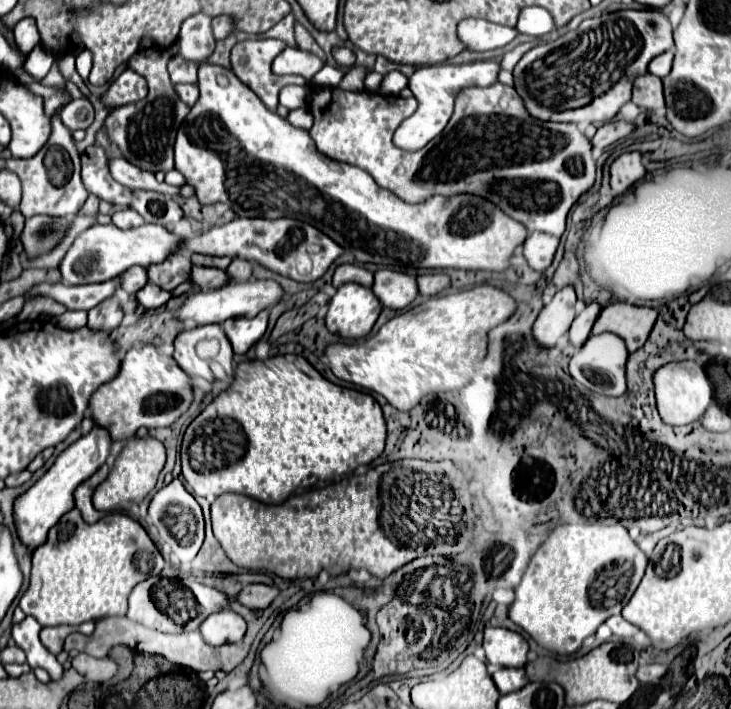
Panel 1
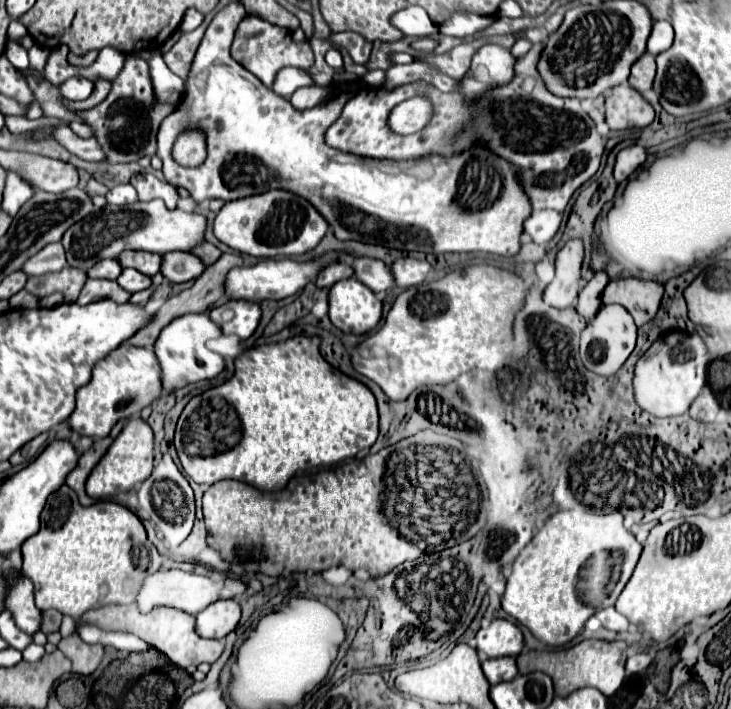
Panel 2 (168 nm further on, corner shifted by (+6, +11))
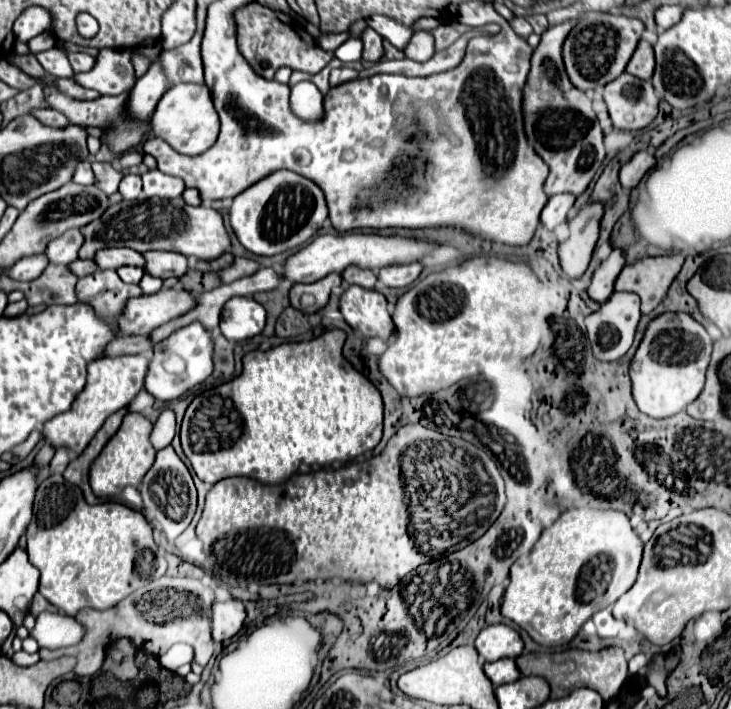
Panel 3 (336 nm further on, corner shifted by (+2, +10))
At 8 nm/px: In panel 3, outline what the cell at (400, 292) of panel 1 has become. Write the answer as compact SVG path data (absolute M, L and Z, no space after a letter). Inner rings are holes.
M351 265L349 269L343 271L343 281L347 285L359 285L365 289L375 289L377 283L377 273L371 269L361 269L357 265Z

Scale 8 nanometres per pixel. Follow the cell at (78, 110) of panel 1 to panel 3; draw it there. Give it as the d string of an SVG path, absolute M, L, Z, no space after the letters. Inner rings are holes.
M101 49L95 67L87 73L73 75L73 81L85 89L99 91L101 95L119 95L129 91L135 85L129 57L131 51Z

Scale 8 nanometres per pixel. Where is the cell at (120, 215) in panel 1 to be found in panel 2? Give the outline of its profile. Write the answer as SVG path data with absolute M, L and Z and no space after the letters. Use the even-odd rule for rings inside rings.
M117 184L107 192L107 202L109 204L125 206L125 204L133 204L135 200L137 200L137 192L131 184Z

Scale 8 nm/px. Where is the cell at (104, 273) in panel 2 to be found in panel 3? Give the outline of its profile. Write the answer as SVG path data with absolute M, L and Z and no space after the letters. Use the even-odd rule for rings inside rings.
M77 259L69 265L69 269L73 269L73 273L77 273L77 277L85 277L85 275L91 275L95 273L99 267L95 261L83 261L83 259Z

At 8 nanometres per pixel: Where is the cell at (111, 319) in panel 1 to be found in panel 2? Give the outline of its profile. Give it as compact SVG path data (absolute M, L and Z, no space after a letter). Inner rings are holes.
M87 280L85 288L79 294L77 304L89 304L95 300L111 298L115 302L127 302L131 298L131 292L125 292L115 280Z

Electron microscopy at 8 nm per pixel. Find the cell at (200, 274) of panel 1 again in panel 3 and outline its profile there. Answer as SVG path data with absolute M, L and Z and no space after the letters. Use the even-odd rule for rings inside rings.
M149 251L143 253L143 257L147 261L145 271L159 279L169 279L169 277L181 279L189 271L187 257L175 251Z

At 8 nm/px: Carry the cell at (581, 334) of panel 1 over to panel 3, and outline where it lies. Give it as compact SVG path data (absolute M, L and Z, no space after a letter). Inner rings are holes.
M613 249L611 255L597 267L597 271L593 273L591 285L589 285L589 289L587 289L589 297L591 297L595 303L605 303L605 301L611 297L615 279L619 277L623 265L625 265L623 251L621 251L621 249Z

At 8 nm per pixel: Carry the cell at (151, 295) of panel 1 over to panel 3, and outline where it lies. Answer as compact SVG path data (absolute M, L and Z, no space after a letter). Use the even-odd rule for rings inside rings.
M121 267L121 269L117 269L117 275L121 277L121 281L137 285L141 281L141 277L145 275L145 271L137 269L137 267Z

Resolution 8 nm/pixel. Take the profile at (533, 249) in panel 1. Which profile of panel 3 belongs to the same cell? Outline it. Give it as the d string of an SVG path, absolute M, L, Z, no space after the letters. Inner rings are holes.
M557 195L547 201L545 209L541 211L541 225L549 231L553 231L557 225L567 221L567 213L573 207L575 197L573 195Z

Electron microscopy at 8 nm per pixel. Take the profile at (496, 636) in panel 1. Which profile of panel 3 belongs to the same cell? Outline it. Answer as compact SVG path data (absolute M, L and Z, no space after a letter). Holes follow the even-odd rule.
M503 623L487 625L481 629L481 633L475 639L475 647L485 661L497 661L503 657L519 657L523 651L521 635Z

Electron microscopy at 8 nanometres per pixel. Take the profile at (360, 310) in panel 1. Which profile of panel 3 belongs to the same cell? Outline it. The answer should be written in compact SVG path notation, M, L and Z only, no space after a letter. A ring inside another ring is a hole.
M347 285L339 309L347 325L365 337L389 339L393 335L395 325L387 311L387 299L375 289L367 291L357 285Z

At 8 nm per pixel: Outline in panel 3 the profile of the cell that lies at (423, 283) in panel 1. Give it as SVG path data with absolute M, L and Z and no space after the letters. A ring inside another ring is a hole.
M423 261L401 263L401 265L387 265L377 271L377 277L387 287L409 287L423 271Z

